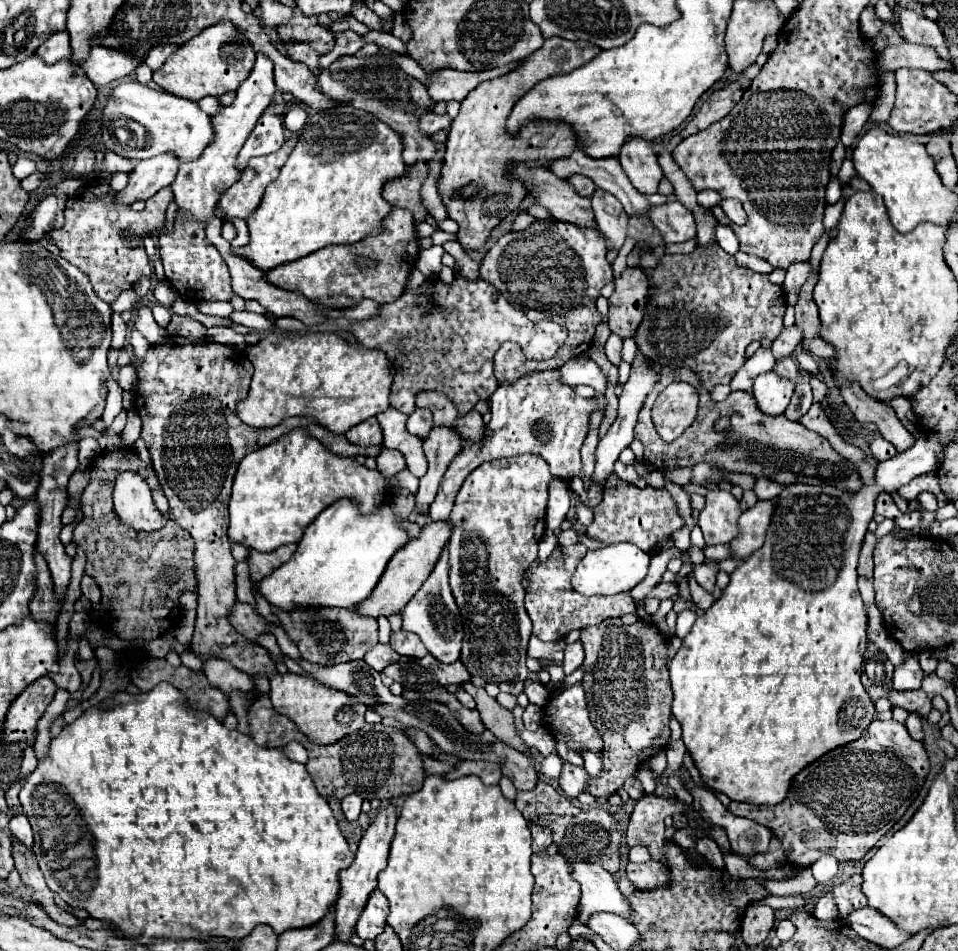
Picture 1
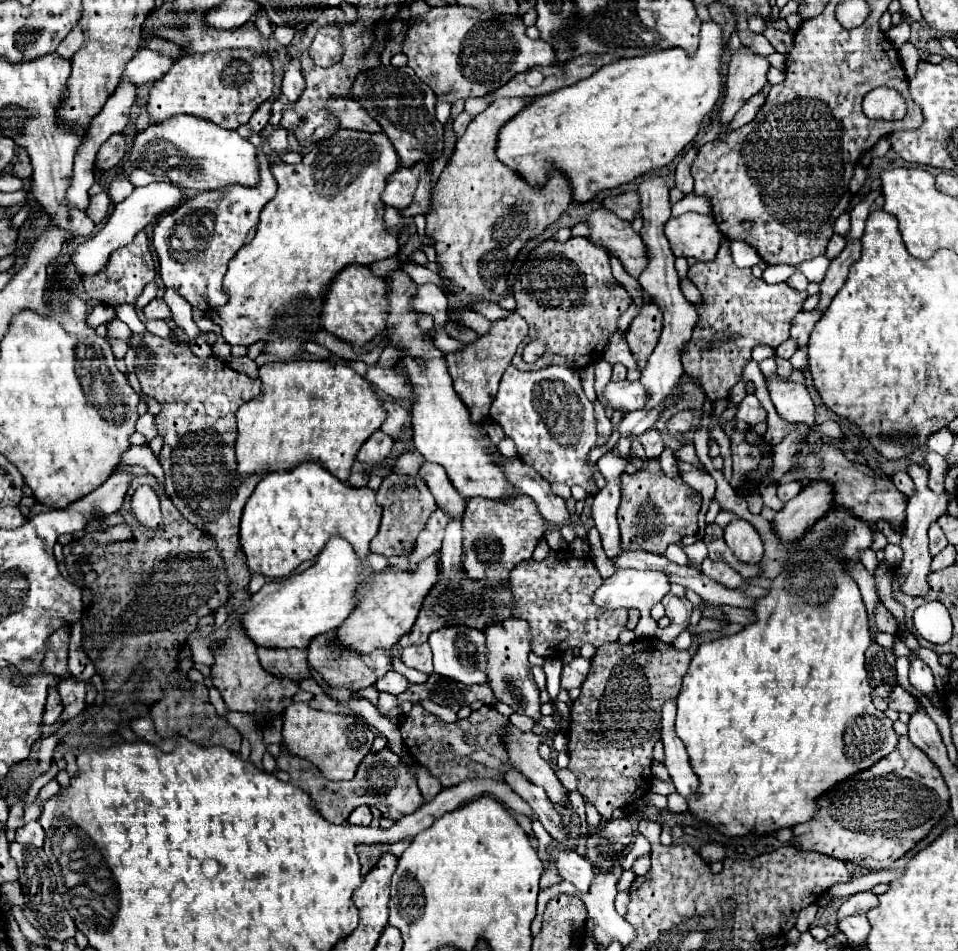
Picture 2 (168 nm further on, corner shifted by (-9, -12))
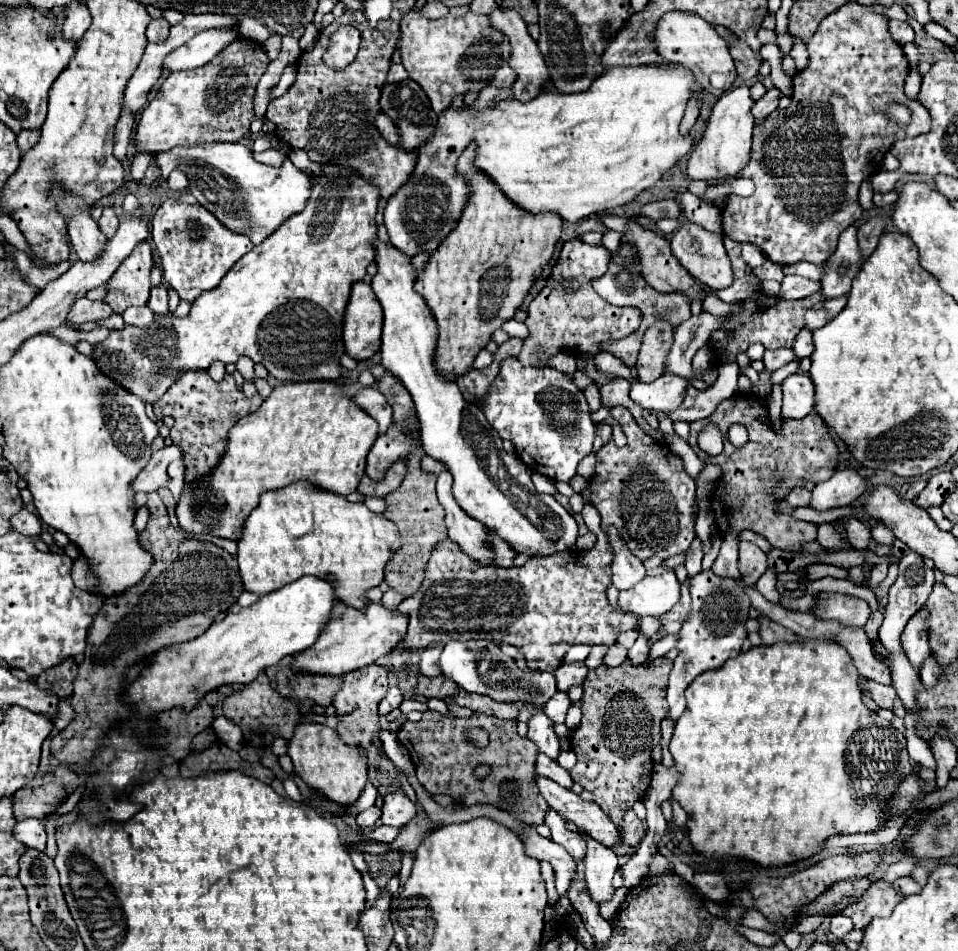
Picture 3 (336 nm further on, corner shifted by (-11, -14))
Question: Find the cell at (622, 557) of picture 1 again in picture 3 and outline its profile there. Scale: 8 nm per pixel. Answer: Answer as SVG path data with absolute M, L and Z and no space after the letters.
M665 571L663 575L647 575L637 583L637 587L631 587L631 591L619 591L617 605L623 611L635 613L635 615L663 615L667 613L675 603L679 601L679 581L673 571Z

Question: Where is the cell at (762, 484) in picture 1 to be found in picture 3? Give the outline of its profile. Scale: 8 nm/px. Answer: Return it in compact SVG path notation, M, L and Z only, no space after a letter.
M797 487L787 493L785 503L789 503L791 507L805 507L805 505L809 505L809 499L811 499L811 491L805 487Z

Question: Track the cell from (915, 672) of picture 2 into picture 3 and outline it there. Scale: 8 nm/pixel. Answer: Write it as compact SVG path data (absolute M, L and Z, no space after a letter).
M917 611L917 615L913 615L913 619L907 623L903 635L901 635L905 653L909 657L909 663L913 663L913 667L921 669L925 659L929 659L931 649L927 645L927 623L925 623L925 611Z

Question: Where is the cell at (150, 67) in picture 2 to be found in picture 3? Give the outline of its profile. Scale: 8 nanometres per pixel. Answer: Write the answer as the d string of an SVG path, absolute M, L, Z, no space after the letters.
M201 31L193 39L189 39L179 49L171 51L165 57L163 71L187 71L197 69L203 63L209 63L223 47L227 47L239 33L231 31Z

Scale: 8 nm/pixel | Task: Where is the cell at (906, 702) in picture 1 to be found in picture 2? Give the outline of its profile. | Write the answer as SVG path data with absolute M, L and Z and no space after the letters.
M895 685L891 691L889 691L889 709L895 709L895 711L905 711L905 713L915 713L917 709L917 699L905 691L901 685Z

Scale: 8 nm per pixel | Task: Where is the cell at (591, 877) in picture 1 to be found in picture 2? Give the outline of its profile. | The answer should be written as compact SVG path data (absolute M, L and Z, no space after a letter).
M555 845L551 849L551 861L557 867L557 875L563 881L571 881L581 893L585 893L593 881L593 867L587 859L579 857L575 851L561 849Z

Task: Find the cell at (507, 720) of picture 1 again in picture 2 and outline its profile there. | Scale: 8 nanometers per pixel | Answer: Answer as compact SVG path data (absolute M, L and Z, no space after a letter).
M513 725L507 727L507 751L511 765L519 769L527 777L527 781L543 787L553 803L565 805L569 793L553 773L551 765L537 753L539 743L541 743L539 735L523 733Z

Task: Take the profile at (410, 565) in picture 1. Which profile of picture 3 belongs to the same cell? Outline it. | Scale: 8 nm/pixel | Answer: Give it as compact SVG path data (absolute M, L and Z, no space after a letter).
M337 601L333 607L333 615L325 631L319 635L317 643L295 655L293 667L305 673L319 675L343 675L347 671L361 669L365 665L375 663L379 657L389 655L405 637L409 617L401 611L387 609L383 603L367 601L363 609L355 609Z

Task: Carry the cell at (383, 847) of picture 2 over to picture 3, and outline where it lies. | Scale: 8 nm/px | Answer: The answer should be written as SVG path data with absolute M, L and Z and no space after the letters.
M387 851L381 855L373 855L373 853L365 853L363 855L369 867L369 875L371 879L383 889L387 885L387 881L401 869L401 855L397 851Z

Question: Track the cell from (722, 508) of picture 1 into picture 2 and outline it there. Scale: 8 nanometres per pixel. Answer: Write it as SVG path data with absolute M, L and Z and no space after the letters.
M735 519L725 527L725 543L731 547L735 557L747 565L757 565L765 553L759 533L743 519Z

